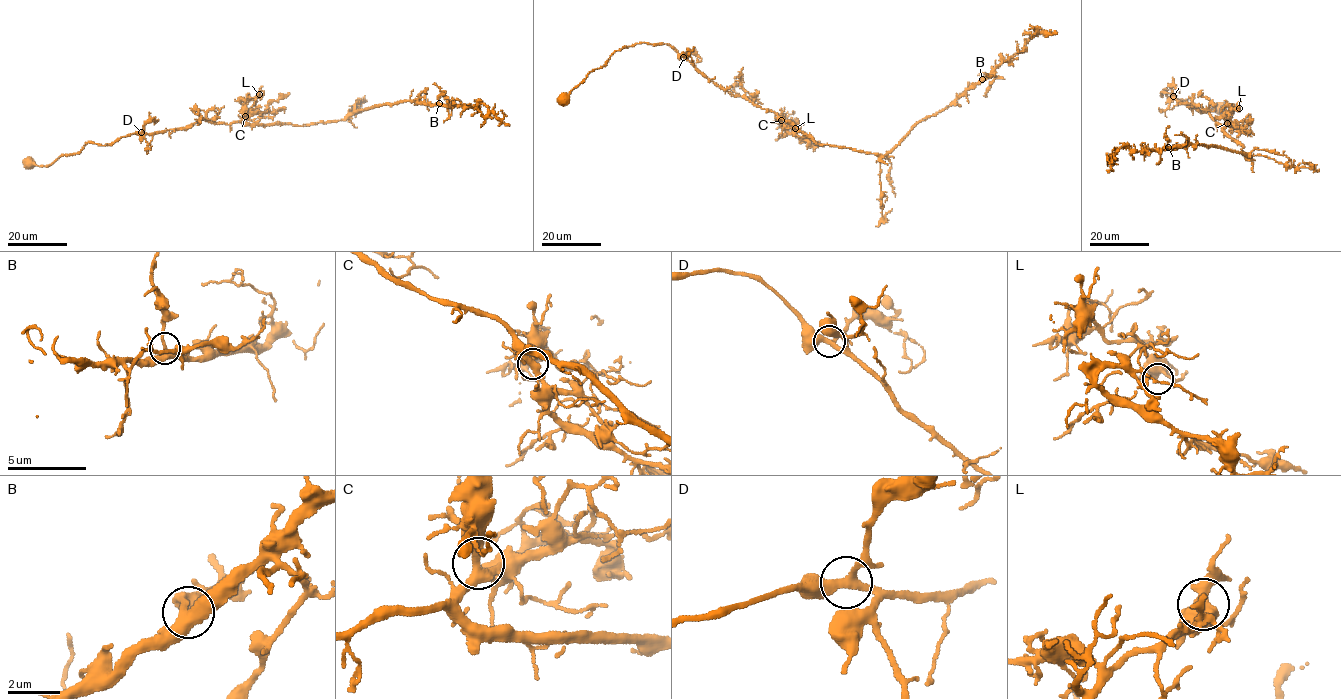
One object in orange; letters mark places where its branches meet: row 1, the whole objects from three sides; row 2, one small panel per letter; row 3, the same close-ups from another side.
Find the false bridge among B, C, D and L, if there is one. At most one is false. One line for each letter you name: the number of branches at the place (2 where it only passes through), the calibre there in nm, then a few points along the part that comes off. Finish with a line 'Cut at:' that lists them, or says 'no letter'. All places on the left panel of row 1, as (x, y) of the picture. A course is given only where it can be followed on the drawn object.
Cut at: no letter

